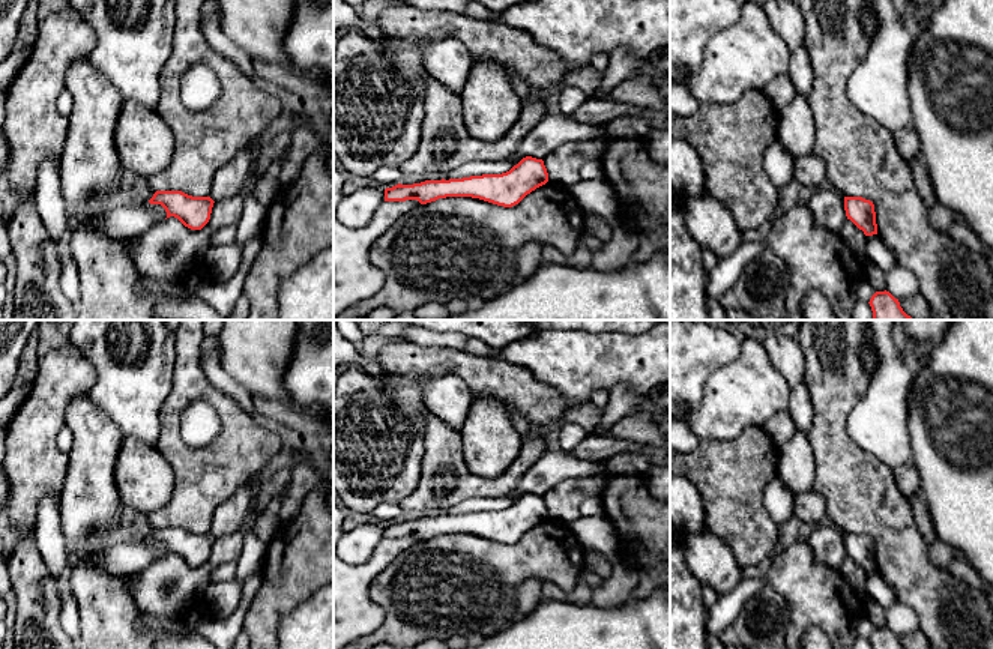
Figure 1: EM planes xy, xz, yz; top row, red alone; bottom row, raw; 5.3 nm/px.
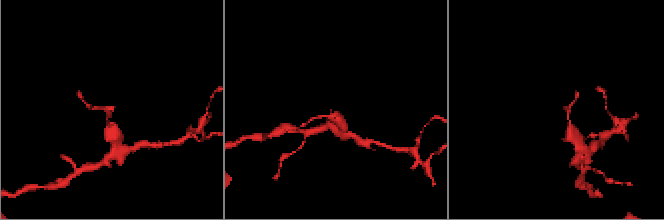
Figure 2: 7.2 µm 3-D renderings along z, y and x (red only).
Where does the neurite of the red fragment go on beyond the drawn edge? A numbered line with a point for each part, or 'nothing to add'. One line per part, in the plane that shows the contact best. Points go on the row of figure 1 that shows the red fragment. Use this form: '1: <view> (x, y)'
nothing to add

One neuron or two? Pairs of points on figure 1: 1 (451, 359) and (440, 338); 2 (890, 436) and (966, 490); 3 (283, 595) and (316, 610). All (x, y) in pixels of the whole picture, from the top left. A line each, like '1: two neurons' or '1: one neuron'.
1: two neurons
2: two neurons
3: two neurons

